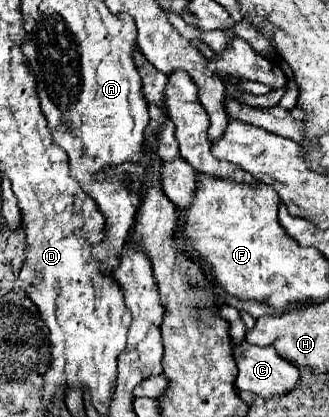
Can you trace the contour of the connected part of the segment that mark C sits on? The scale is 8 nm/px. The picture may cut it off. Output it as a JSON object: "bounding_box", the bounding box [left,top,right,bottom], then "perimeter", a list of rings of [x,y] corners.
{"bounding_box":[233,343,301,399],"perimeter":[[[243,343],[241,347],[233,347],[233,351],[235,351],[235,359],[237,359],[237,369],[239,369],[235,385],[241,391],[251,391],[263,399],[273,399],[273,397],[291,393],[301,379],[299,369],[293,367],[291,363],[285,363],[285,359],[281,359],[277,355],[275,347],[253,347],[249,343]]]}

